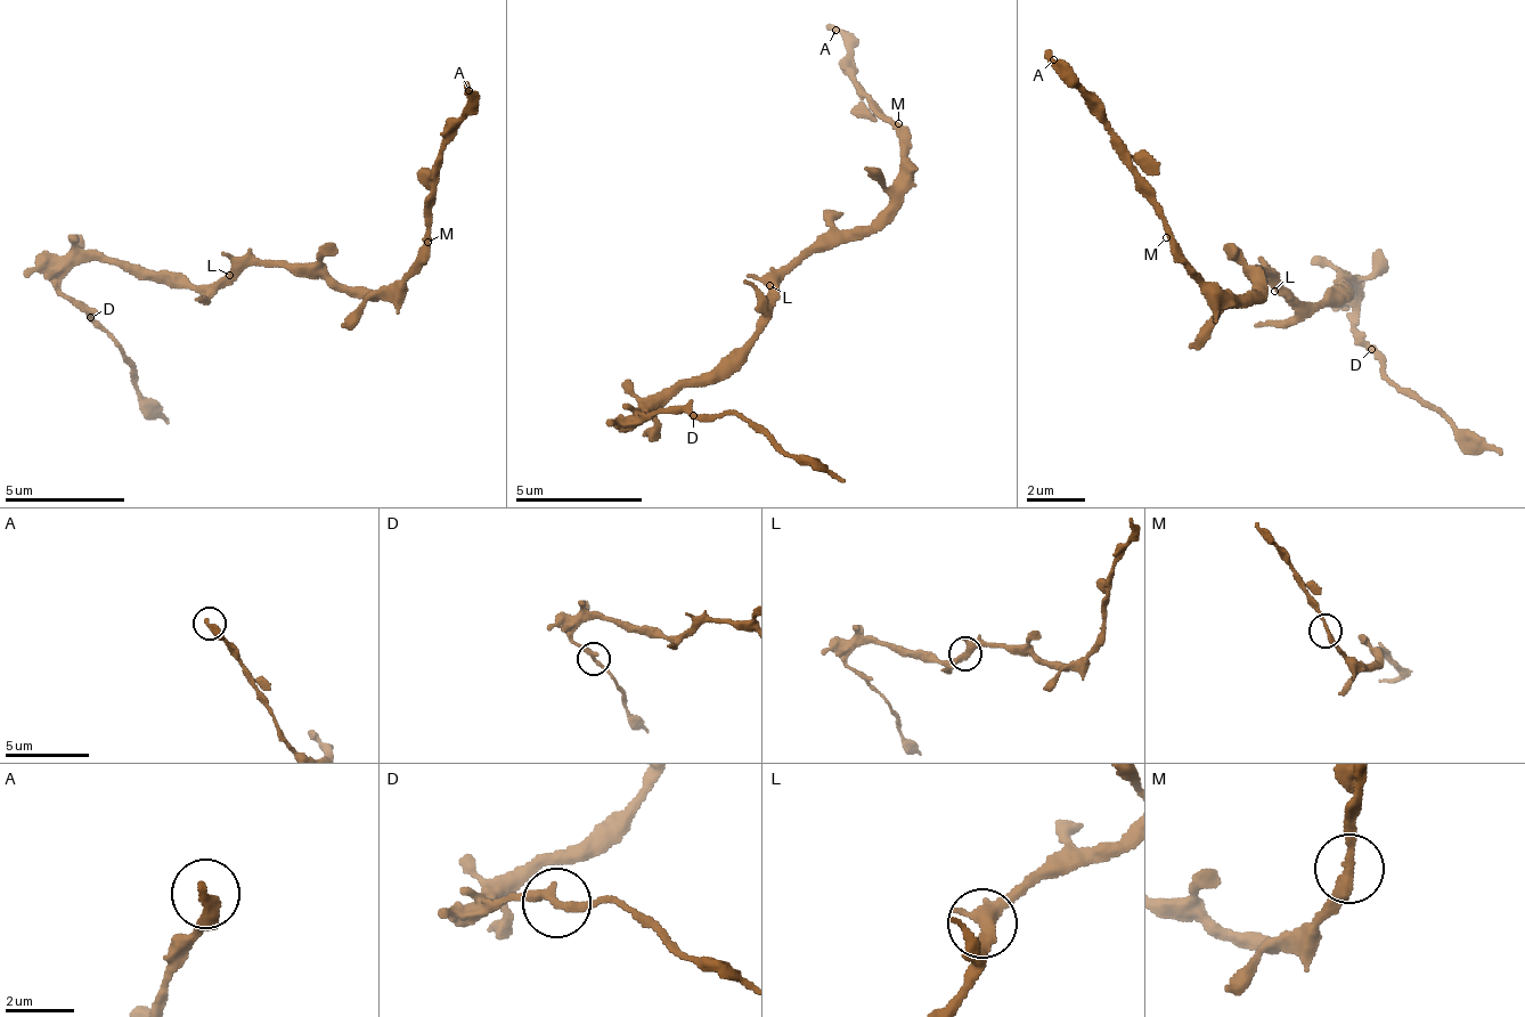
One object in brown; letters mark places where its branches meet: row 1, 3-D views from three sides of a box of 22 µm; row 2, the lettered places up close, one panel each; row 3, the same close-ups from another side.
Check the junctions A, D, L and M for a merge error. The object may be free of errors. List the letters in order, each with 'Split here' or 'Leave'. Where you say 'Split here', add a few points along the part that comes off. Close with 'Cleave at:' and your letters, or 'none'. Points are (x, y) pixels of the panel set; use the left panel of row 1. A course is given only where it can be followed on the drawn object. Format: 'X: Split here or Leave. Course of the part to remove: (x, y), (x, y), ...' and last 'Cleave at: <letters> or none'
A: Leave
D: Split here. Course of the part to remove: (88, 319), (121, 344), (165, 425)
L: Leave
M: Leave
Cleave at: D

